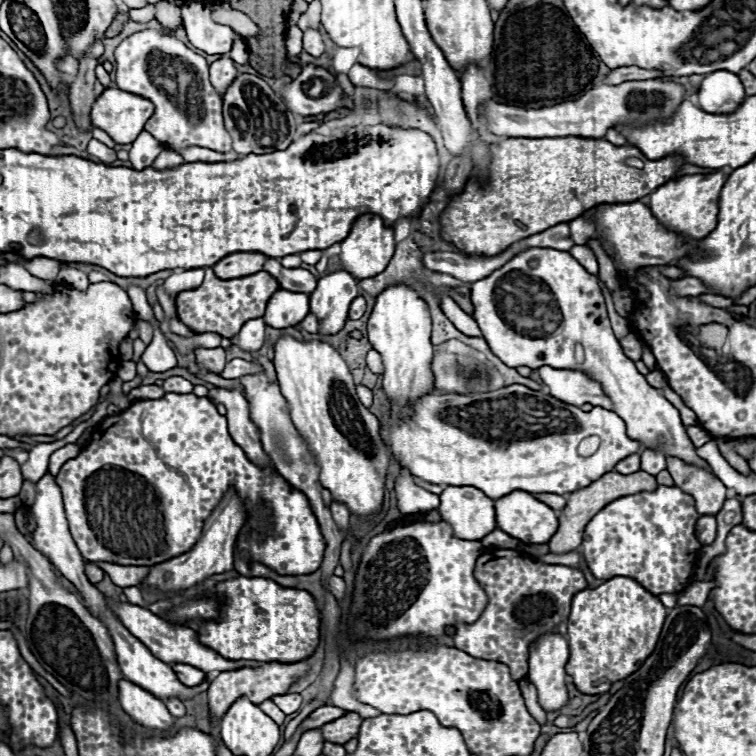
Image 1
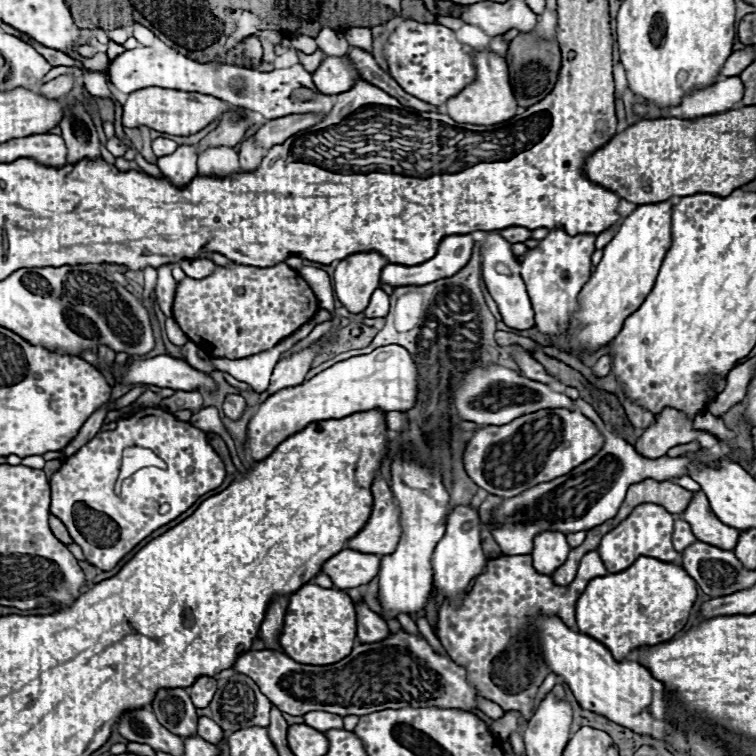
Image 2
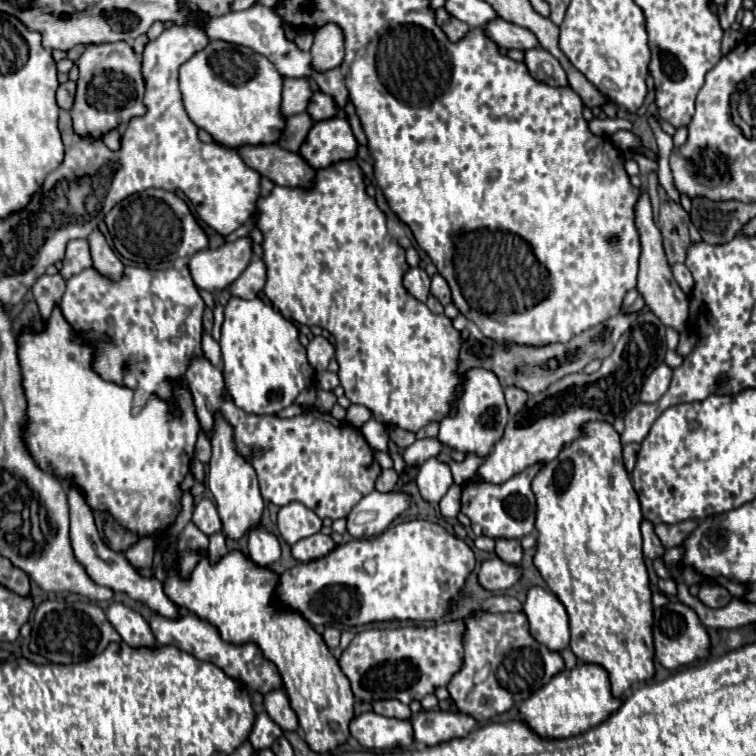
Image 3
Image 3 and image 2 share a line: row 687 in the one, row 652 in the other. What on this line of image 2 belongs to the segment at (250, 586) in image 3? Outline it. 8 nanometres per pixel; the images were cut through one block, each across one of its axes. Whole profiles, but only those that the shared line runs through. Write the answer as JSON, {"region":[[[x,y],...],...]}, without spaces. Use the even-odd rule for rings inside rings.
{"region":[[[304,584],[288,602],[284,626],[280,632],[280,646],[298,664],[326,666],[346,658],[356,640],[356,612],[348,594],[316,584]]]}

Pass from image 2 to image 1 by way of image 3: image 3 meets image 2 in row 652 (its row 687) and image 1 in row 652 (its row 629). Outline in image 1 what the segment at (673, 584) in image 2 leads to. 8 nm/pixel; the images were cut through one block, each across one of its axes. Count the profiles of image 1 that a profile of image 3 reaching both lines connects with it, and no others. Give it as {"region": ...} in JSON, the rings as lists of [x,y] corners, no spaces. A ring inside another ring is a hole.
{"region":[[[616,576],[598,588],[580,590],[572,598],[572,612],[568,616],[570,660],[566,674],[572,676],[574,686],[582,694],[608,692],[614,682],[634,674],[644,658],[652,654],[664,618],[666,608],[662,602],[632,578]]]}

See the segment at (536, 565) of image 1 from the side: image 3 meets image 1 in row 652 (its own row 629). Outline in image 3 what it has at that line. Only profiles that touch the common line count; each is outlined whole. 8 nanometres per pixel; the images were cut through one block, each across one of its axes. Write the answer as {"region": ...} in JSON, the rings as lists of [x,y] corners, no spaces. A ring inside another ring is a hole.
{"region":[[[478,610],[474,618],[466,620],[464,666],[450,680],[448,692],[462,714],[472,716],[476,722],[486,722],[492,716],[502,714],[530,698],[532,692],[540,690],[554,674],[562,670],[562,656],[550,652],[544,644],[530,636],[524,612],[490,614]]]}

